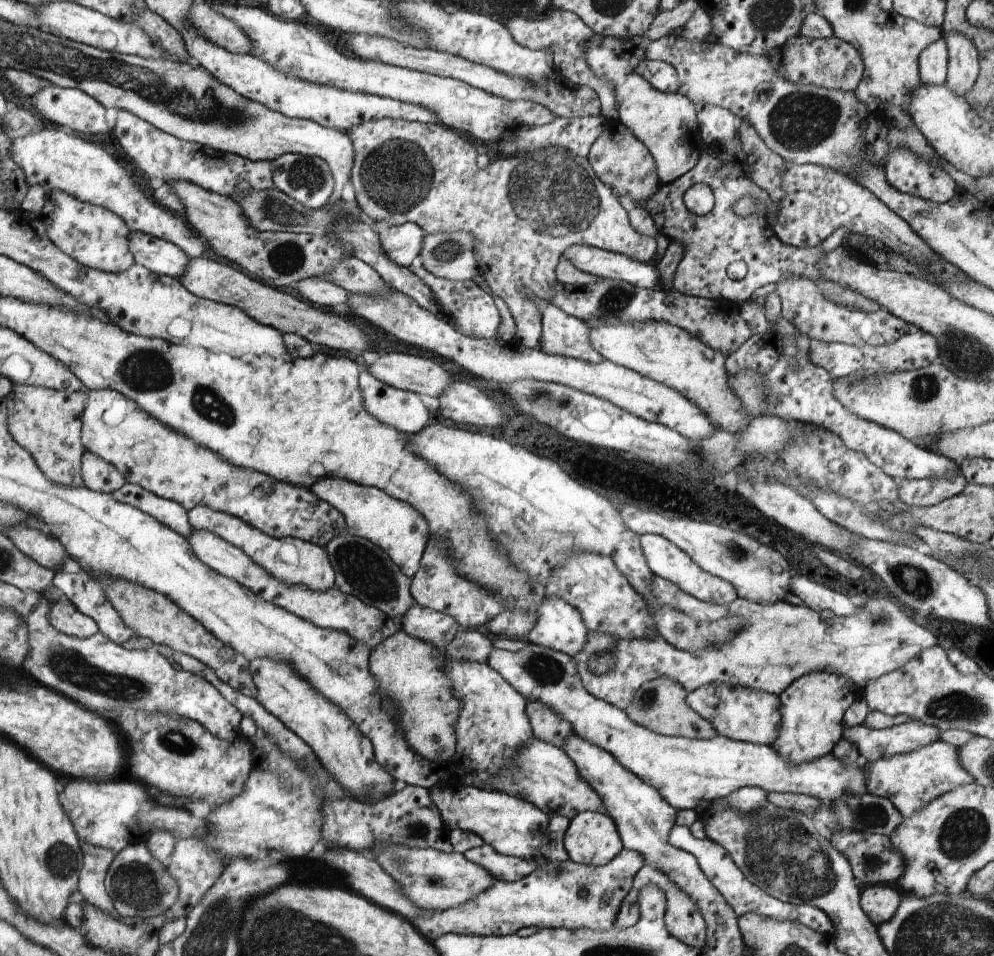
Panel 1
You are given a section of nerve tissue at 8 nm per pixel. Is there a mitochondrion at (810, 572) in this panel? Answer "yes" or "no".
no

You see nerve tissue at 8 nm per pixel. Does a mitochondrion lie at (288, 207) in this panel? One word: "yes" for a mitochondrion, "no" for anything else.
yes

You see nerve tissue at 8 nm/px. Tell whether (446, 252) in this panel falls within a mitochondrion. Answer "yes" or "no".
yes

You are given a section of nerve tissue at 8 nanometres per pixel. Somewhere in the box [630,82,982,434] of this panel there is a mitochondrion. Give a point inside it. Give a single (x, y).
(803, 121)

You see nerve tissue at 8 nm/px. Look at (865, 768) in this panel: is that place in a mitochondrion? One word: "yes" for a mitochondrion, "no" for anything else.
no

